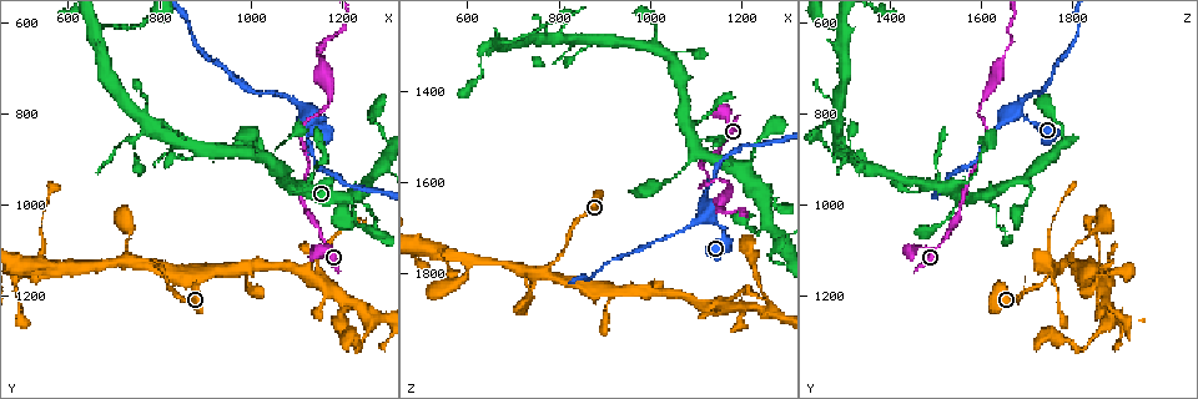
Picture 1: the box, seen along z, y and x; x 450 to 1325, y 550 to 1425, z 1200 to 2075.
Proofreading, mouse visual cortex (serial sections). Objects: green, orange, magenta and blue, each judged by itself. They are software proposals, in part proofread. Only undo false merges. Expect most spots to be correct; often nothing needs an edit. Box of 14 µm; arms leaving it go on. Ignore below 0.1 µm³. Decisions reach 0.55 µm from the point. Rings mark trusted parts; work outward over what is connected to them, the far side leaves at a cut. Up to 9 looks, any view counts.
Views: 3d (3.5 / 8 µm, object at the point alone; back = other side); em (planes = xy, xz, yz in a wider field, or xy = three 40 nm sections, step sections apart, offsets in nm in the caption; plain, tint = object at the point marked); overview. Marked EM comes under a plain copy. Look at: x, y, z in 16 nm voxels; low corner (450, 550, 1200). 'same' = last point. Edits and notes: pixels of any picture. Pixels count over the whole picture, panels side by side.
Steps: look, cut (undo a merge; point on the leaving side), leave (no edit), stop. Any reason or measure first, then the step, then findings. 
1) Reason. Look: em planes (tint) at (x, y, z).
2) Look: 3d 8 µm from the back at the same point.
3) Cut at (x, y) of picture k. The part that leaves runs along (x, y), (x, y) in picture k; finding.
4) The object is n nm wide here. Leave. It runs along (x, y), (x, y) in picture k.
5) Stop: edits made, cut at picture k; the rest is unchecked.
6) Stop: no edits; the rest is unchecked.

Two arms in line, one across. Look: 3d 8 µm from the back at (1265, 945, 1690).

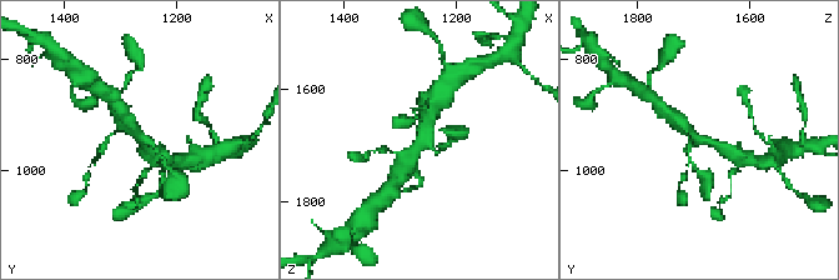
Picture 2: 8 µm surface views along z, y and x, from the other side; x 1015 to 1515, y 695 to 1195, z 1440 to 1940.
3 arms meet here; the arms are 150, 350, 350 nm wide; need the tissue. Look: em planes (tint) at (1255, 940, 1685).

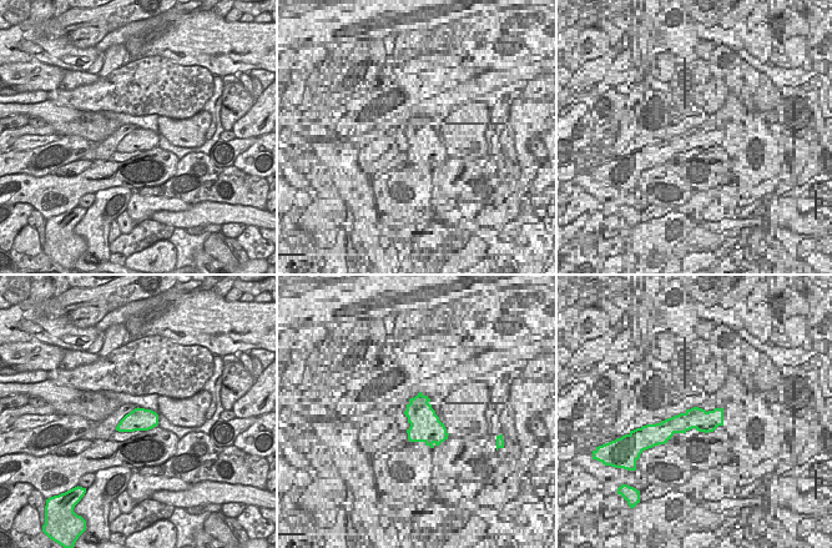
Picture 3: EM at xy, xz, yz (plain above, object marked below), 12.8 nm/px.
The object is 280 nm wide here. Leave. It runs along (729, 151), (692, 136), (676, 119) in picture 2; one cell here.

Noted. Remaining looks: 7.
A narrow waist. Look: 3d 3.5 µm at (1135, 805, 1680).

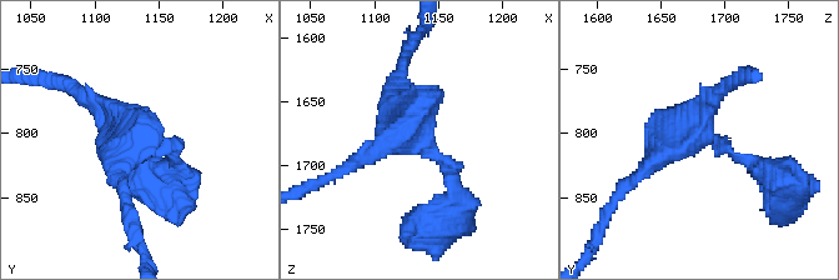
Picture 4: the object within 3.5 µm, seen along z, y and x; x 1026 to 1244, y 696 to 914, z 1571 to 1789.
Look: em xy step 5 (tint) at (1130, 800, 1676).

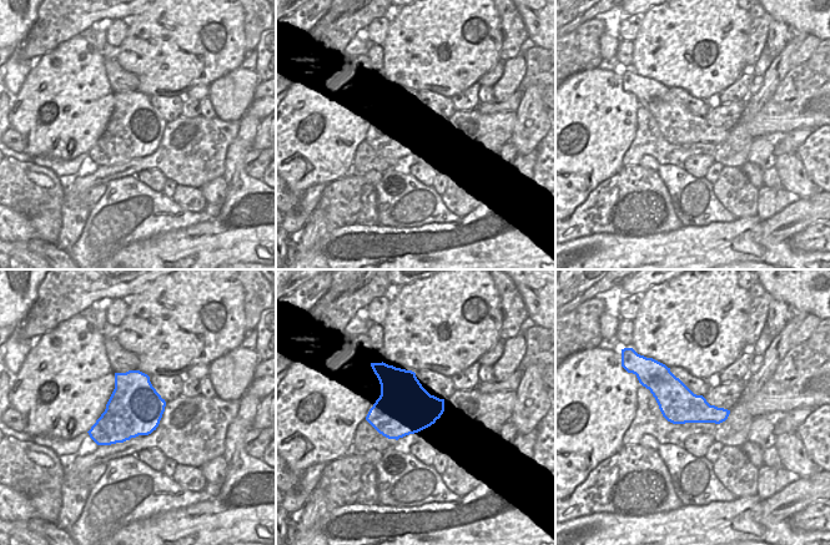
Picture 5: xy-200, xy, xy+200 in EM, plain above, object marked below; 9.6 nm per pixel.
The object is 550 nm wide here. Leave. It runs along (451, 195), (397, 74) in picture 4; all the same cell.

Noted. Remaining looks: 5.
Three arms meet. Look: 3d 3.5 µm at (655, 635, 1300).

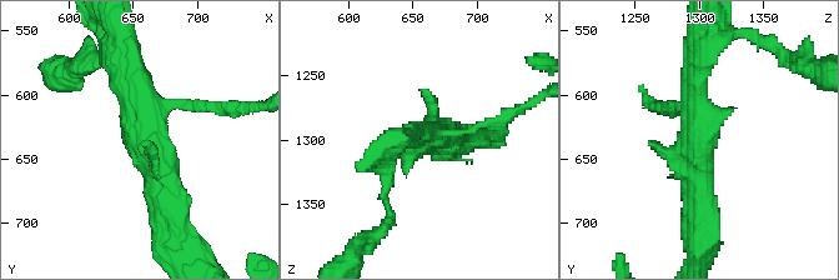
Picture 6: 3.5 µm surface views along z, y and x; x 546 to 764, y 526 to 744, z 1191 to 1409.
Look: em xy step 3 (tint) at (658, 632, 1300).

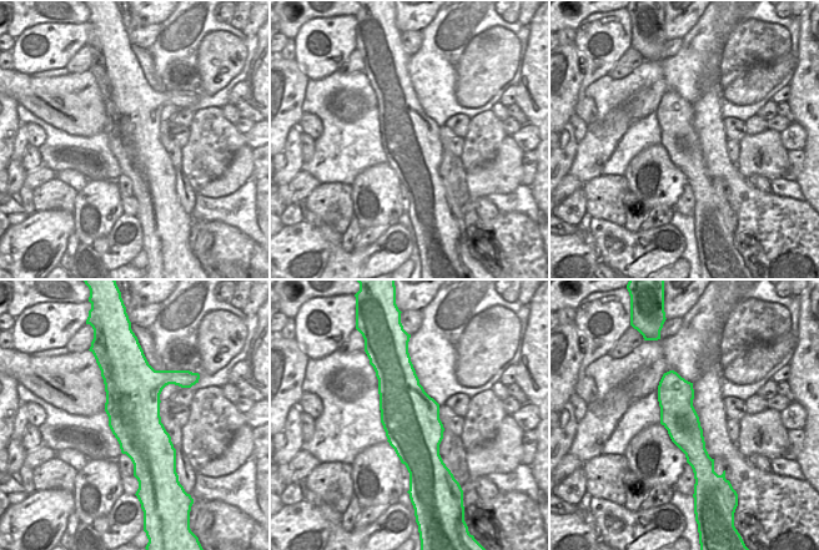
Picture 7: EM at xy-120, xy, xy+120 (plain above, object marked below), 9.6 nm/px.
The arms are 100, 300, 400 nm wide. Leave. It runs along (167, 213), (125, 55) in picture 6; continuous, no second cell.

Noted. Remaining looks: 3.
Three arms meet. Look: 3d 3.5 µm at (775, 1120, 1785).

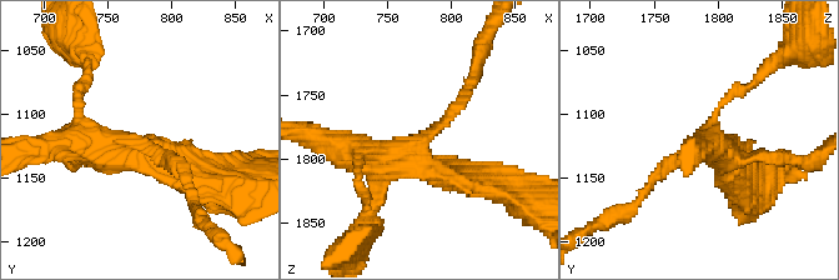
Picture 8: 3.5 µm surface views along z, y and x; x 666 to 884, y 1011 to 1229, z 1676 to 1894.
Now the EM. Look: em xy step 2 (tint) at (774, 1122, 1788).

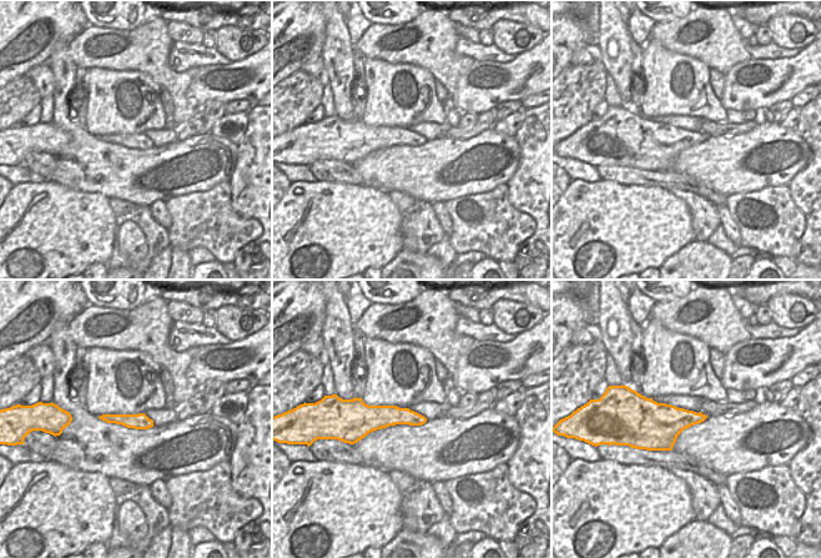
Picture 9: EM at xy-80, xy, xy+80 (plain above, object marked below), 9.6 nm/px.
Leave. It runs along (105, 417), (150, 423) in picture 9; one cell here.

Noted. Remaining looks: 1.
Stop: no edits; the rest is unchecked.

